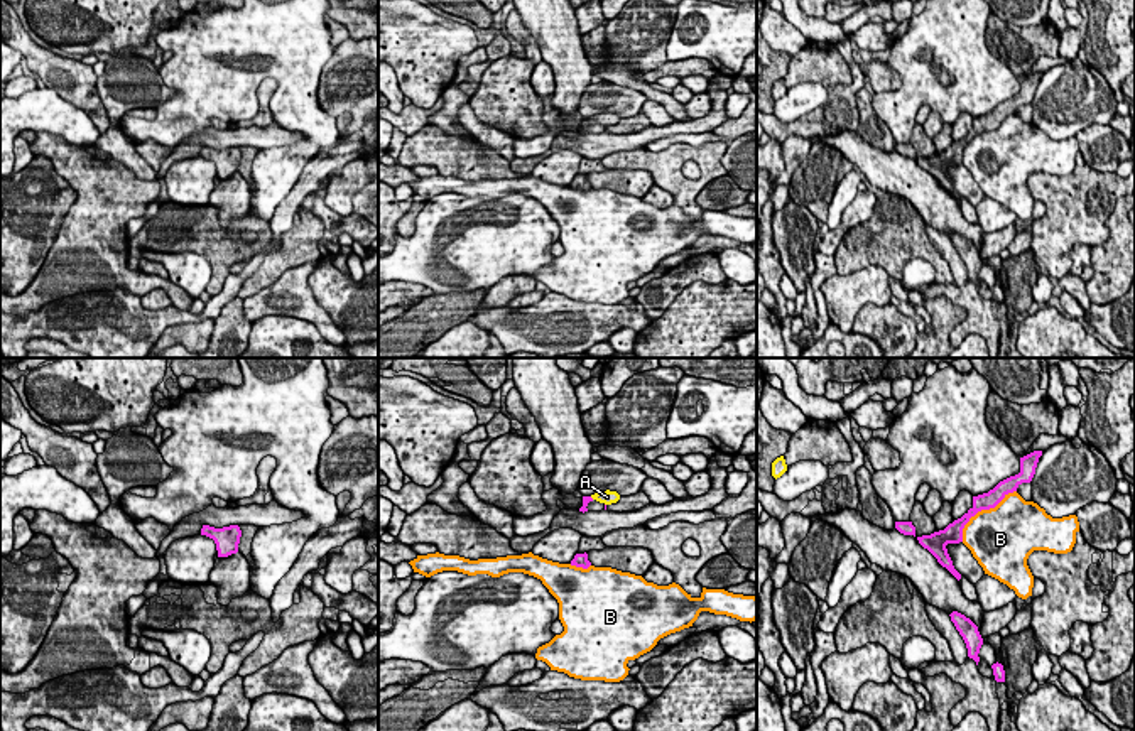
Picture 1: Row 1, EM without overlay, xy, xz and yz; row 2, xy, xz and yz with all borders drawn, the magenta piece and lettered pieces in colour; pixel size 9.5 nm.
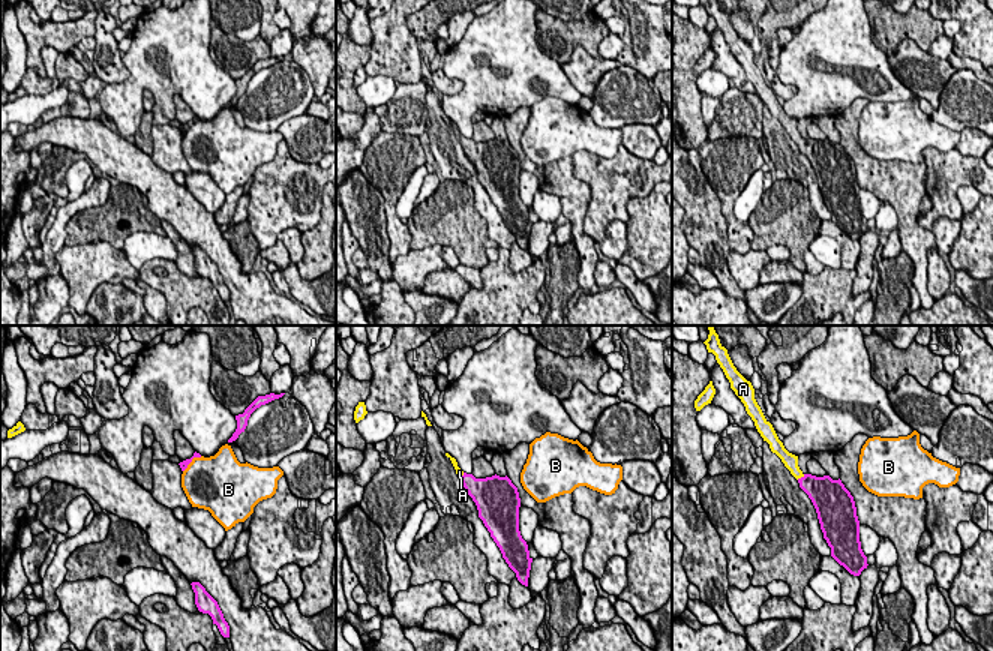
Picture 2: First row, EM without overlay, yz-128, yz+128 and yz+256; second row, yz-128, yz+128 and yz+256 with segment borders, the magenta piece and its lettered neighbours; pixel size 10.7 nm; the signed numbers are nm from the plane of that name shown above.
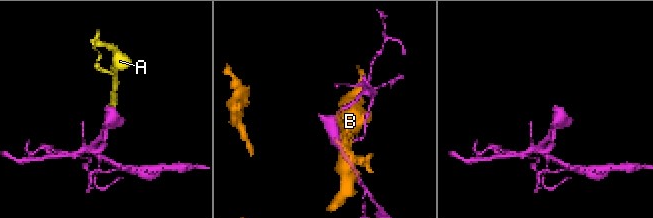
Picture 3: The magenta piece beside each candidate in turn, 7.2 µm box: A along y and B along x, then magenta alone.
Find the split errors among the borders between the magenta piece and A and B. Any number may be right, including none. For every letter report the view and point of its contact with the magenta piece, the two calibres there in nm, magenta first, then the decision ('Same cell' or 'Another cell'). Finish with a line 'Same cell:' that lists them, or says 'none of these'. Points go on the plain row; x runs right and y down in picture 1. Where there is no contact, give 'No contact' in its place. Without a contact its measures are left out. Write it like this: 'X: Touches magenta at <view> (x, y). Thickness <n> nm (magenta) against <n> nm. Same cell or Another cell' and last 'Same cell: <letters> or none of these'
A: No contact. Same cell
B: Touches magenta at yz (982, 130). Thickness 160 nm (magenta) against 460 nm. Another cell
Same cell: A

